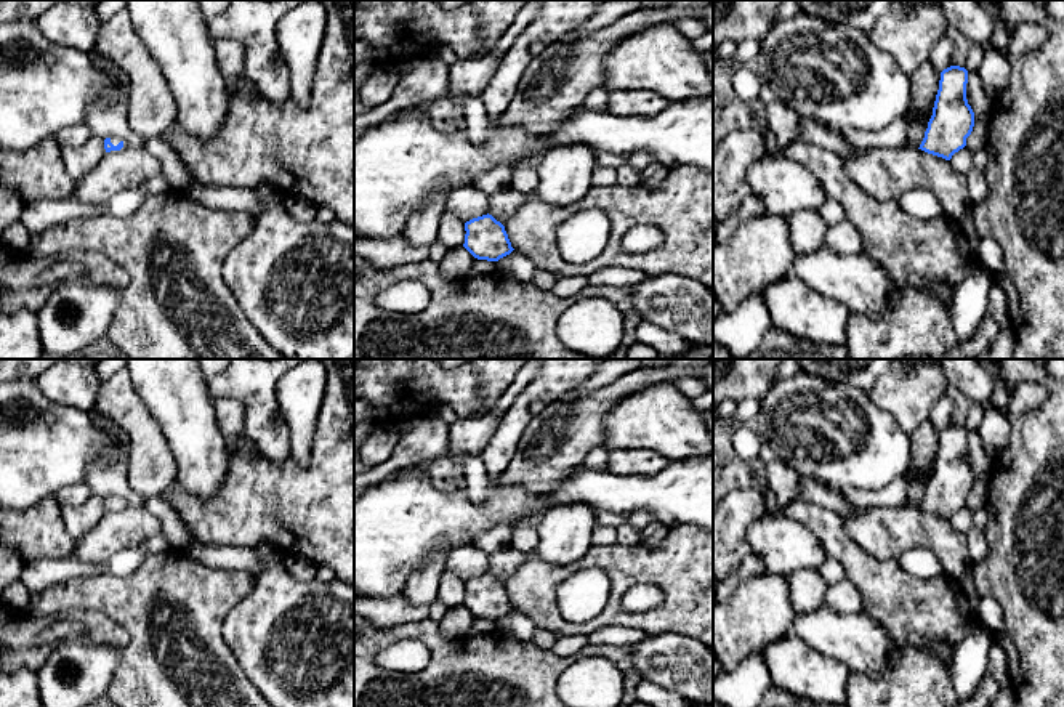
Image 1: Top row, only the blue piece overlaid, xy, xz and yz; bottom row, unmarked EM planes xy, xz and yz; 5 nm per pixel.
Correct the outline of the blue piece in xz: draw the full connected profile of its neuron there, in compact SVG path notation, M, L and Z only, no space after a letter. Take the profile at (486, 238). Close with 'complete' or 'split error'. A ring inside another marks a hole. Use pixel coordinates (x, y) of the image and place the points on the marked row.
M482 215L465 223L463 247L478 260L498 261L514 248L505 226L492 215Z; complete

